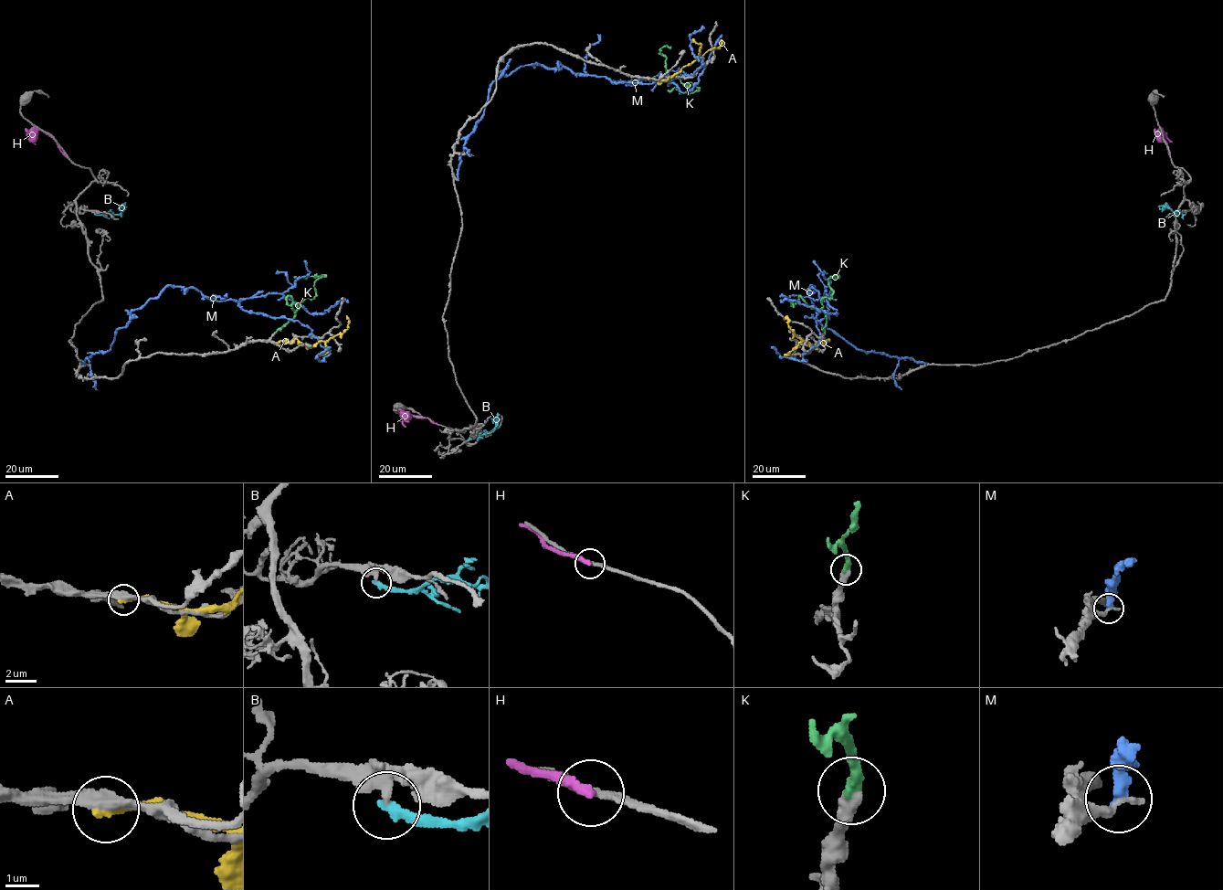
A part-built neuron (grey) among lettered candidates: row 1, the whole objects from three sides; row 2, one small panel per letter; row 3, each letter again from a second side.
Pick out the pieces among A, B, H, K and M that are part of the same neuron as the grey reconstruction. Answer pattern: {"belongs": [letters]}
{"belongs": ["K"]}

